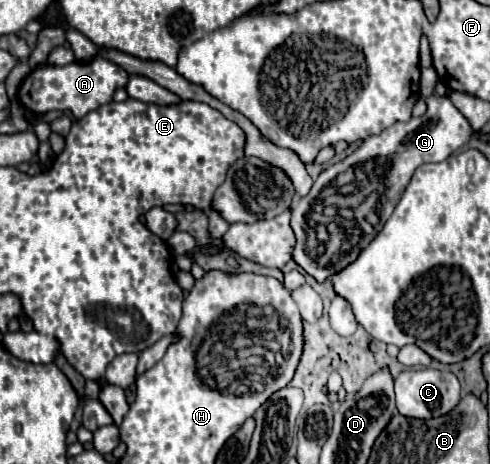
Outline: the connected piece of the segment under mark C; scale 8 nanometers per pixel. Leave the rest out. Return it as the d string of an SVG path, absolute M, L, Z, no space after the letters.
M413 369L403 371L395 377L395 397L397 409L405 417L415 419L433 419L447 415L459 403L459 381L451 371L437 371L437 369Z

